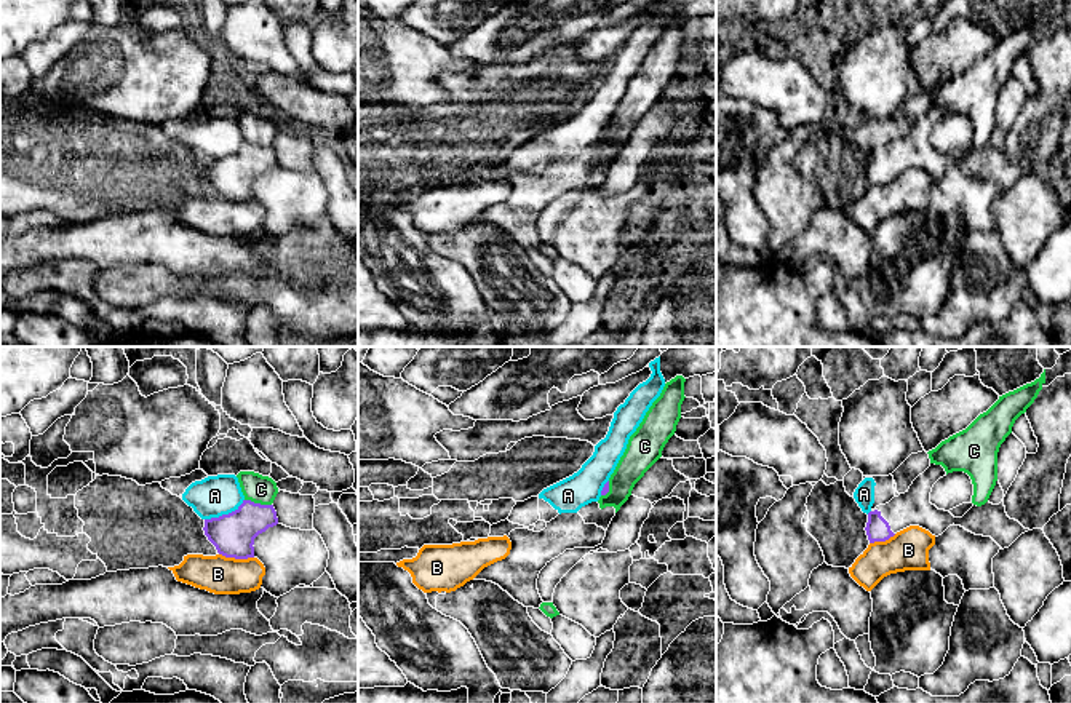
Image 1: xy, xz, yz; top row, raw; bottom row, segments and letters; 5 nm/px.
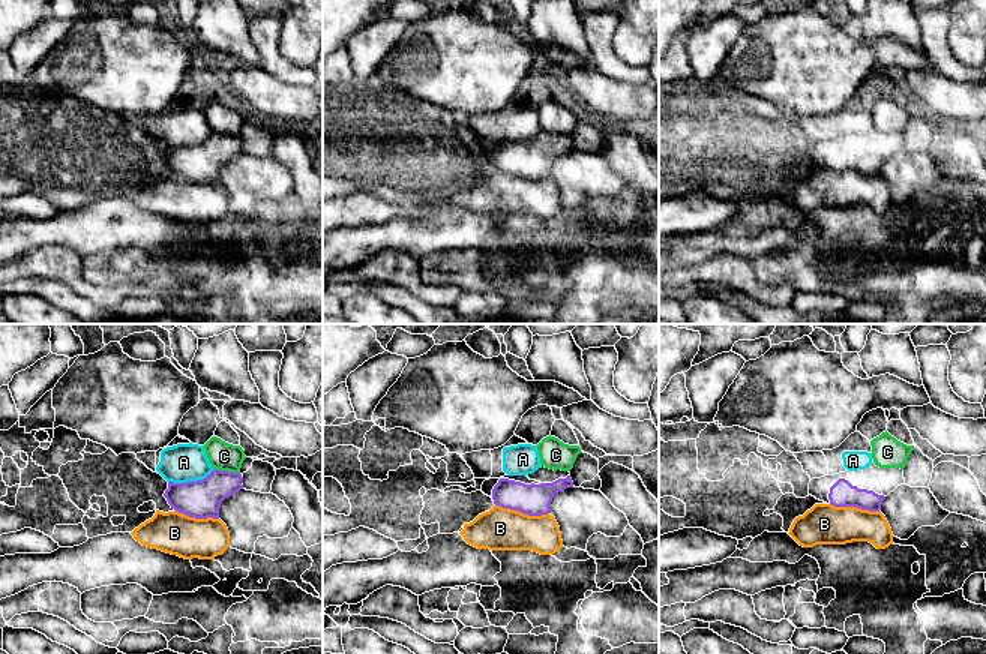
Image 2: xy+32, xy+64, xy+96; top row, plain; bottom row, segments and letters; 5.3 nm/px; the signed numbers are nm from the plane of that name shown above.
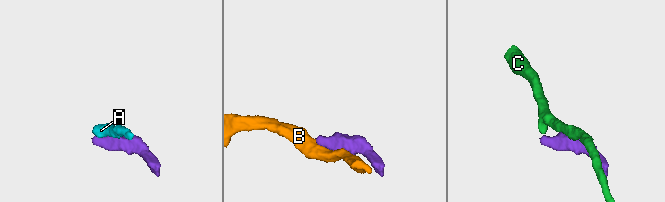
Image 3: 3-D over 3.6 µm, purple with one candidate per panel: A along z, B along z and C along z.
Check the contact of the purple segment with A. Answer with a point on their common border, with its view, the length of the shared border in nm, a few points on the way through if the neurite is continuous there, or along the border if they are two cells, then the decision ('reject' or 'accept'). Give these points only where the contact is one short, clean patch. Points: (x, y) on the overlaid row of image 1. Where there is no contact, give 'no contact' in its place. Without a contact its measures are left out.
contact xy (224, 515); length 220 nm; border xy (243, 499), (234, 510), (205, 520); reject

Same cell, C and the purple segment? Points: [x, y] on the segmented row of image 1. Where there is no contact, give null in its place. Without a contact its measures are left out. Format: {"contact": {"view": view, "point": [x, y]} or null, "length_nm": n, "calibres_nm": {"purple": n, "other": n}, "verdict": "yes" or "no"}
{"contact": {"view": "xy", "point": [258, 504]}, "length_nm": 140, "calibres_nm": {"purple": 220, "other": 140}, "verdict": "no"}

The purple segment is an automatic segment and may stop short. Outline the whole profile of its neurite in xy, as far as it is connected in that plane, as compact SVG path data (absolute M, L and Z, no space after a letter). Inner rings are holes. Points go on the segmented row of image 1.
M251 500L232 513L205 519L205 535L225 558L254 558L254 538L269 527L278 524L273 505L261 505Z

